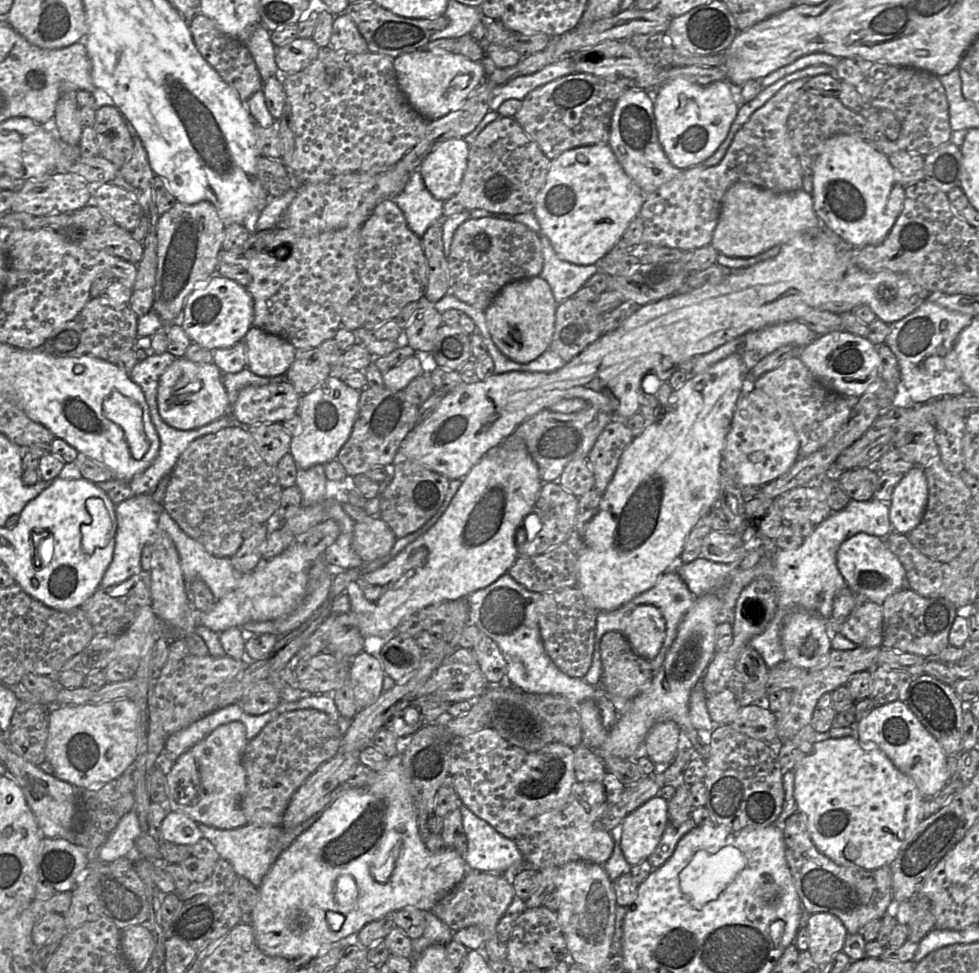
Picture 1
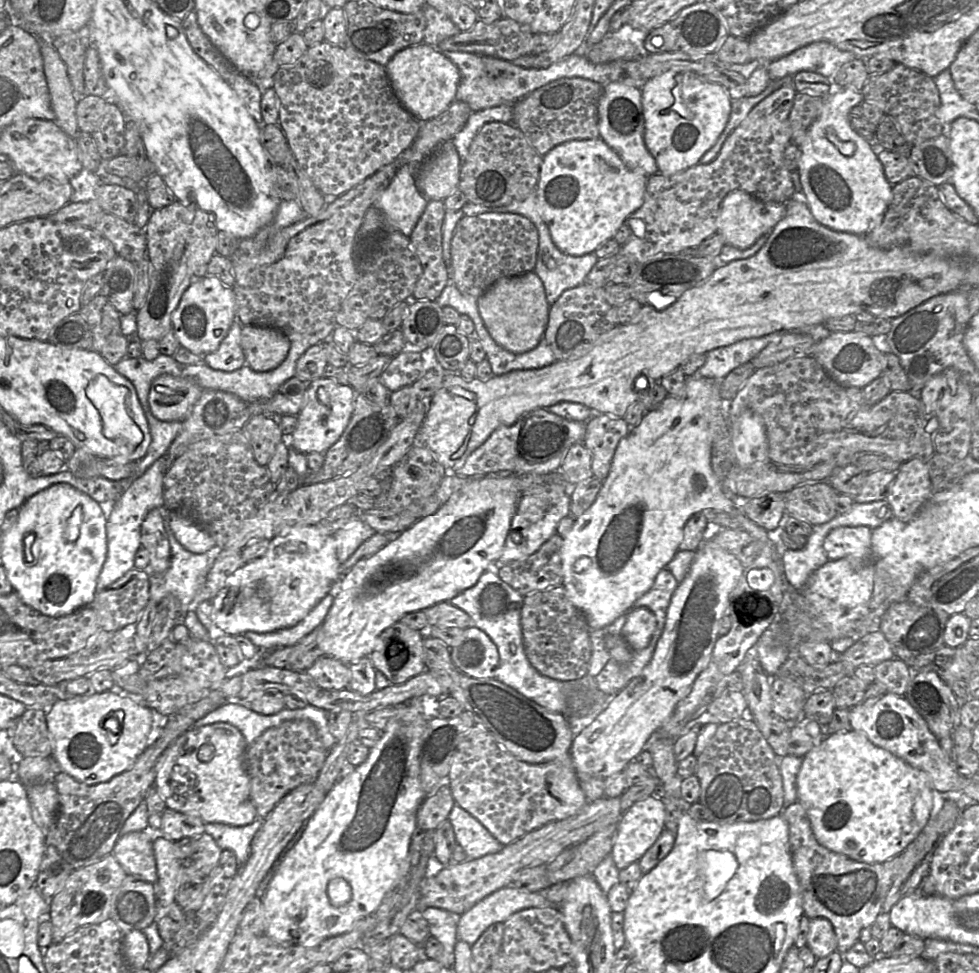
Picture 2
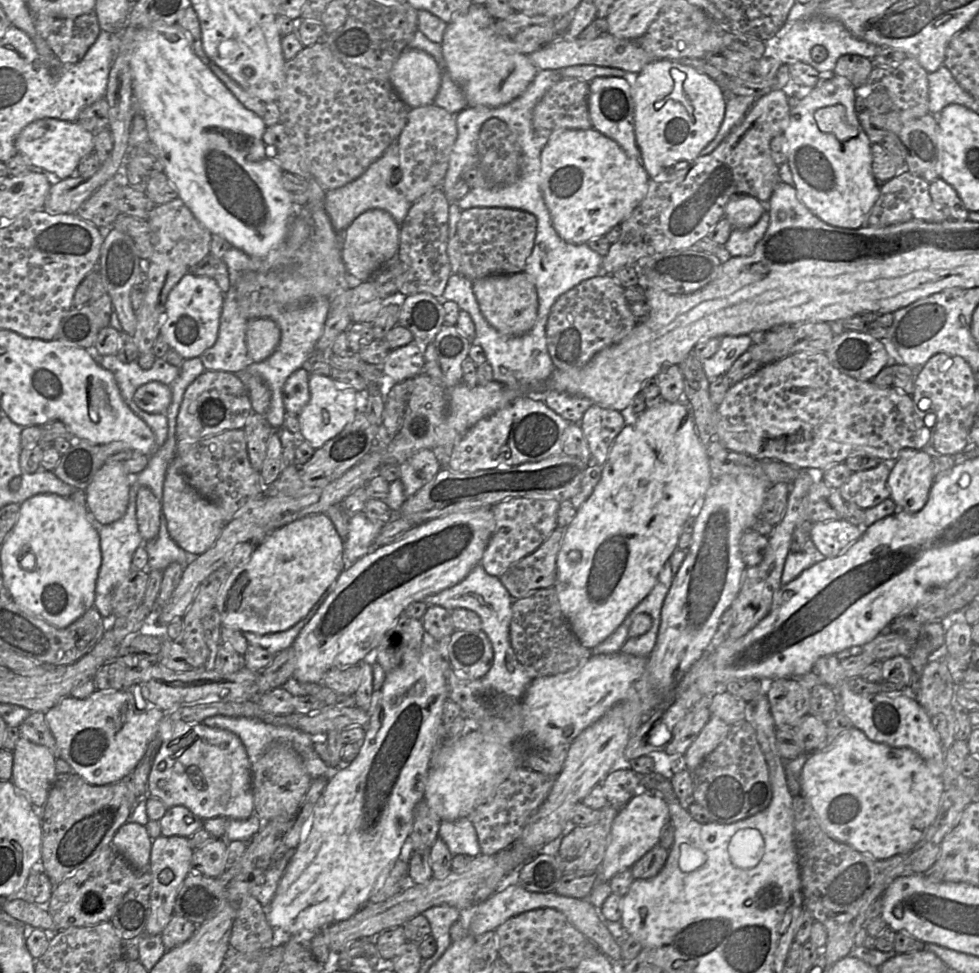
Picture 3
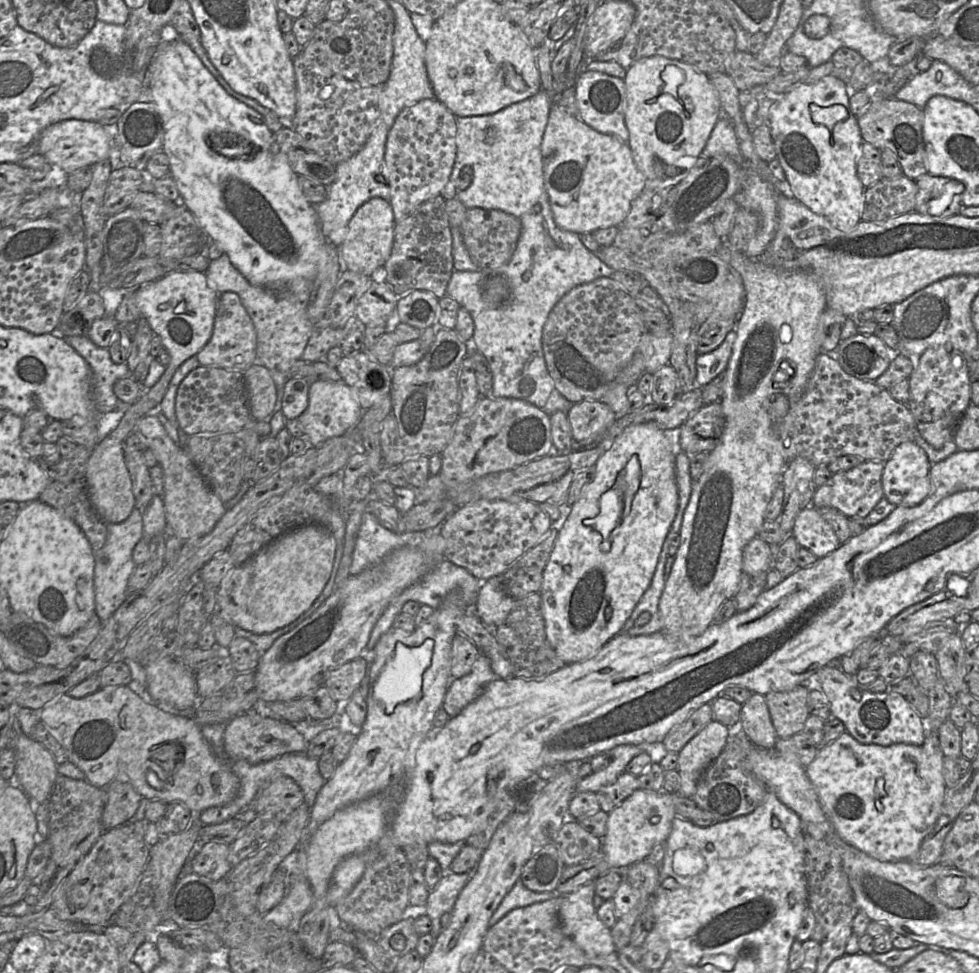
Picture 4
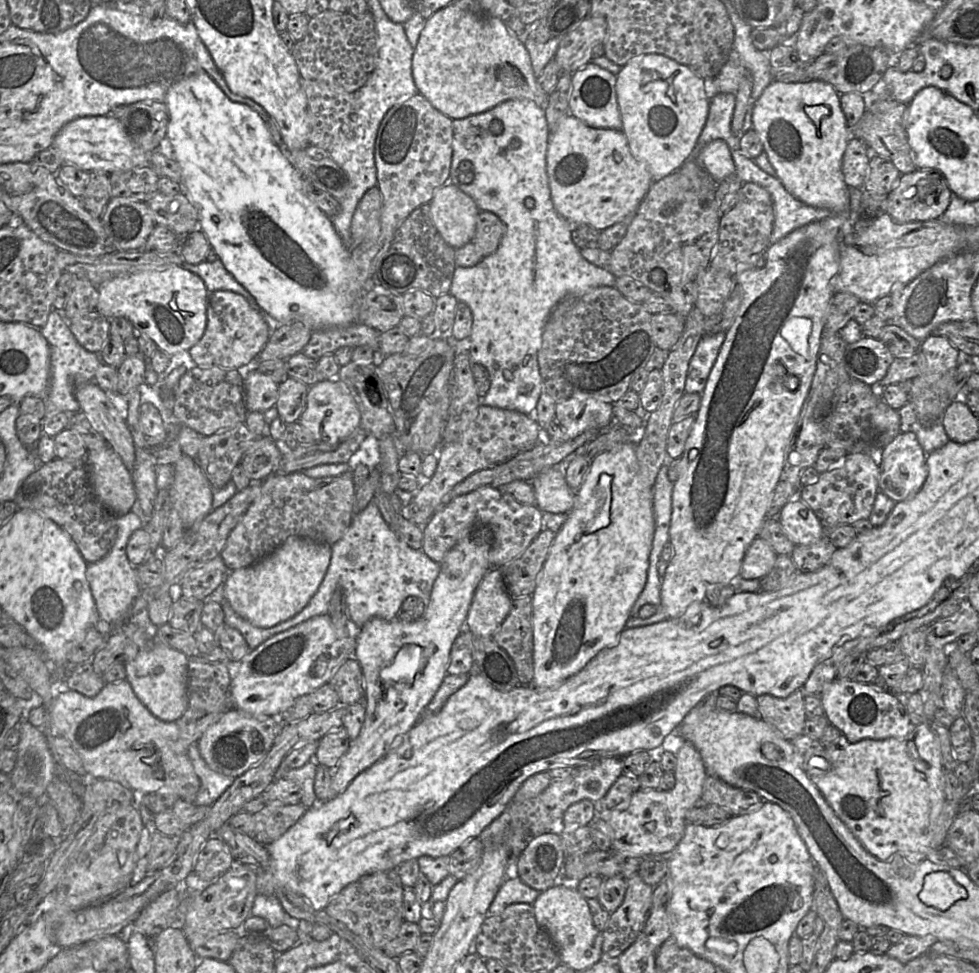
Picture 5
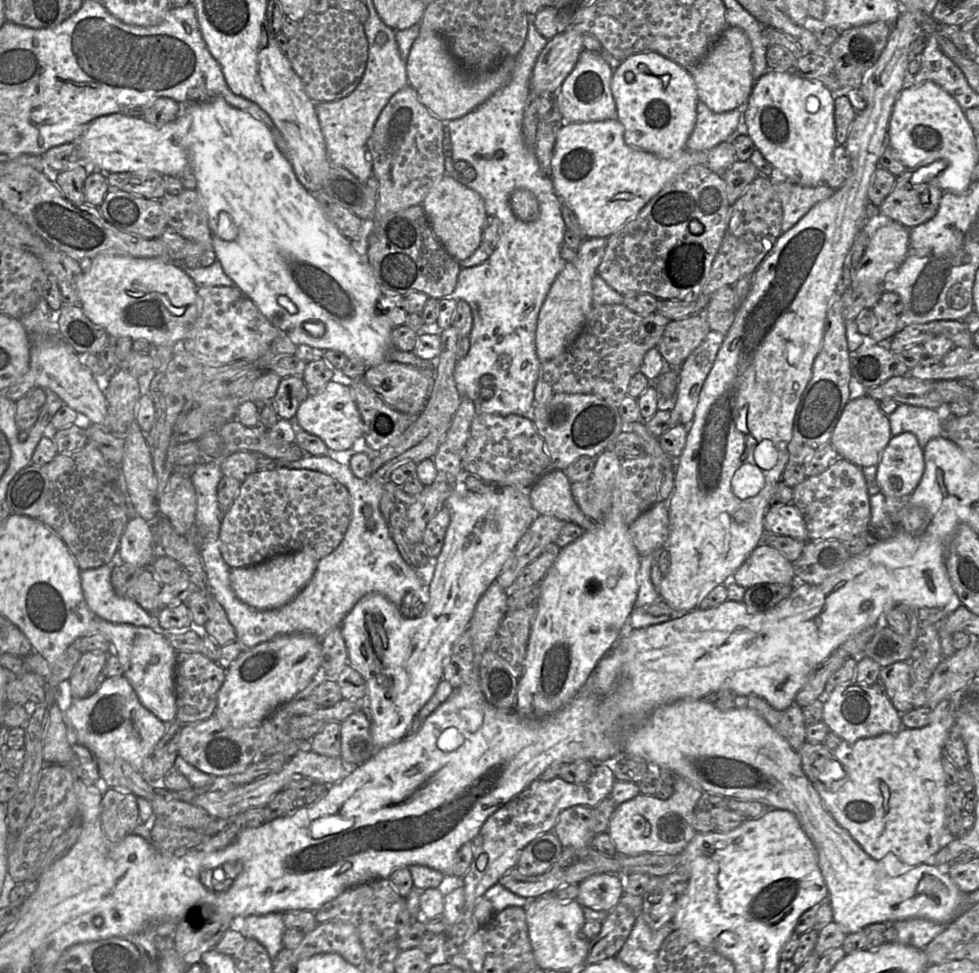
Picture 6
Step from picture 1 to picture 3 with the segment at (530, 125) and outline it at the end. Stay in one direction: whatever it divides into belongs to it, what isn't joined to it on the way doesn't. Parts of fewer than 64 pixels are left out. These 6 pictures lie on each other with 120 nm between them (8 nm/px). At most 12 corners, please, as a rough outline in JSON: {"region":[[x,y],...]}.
{"region":[[589,83],[553,85],[533,111],[544,139],[592,128]]}

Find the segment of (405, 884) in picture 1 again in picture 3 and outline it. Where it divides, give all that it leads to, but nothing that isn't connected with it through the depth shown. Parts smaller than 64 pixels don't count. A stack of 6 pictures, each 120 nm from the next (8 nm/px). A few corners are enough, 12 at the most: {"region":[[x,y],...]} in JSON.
{"region":[[439,643],[372,694],[270,905],[292,936],[349,919],[424,799],[448,699]]}

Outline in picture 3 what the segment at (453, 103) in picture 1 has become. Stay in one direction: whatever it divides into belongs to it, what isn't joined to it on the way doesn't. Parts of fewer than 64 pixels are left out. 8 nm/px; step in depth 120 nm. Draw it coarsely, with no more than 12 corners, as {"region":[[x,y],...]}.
{"region":[[405,49],[389,80],[409,107],[434,103],[441,71]]}

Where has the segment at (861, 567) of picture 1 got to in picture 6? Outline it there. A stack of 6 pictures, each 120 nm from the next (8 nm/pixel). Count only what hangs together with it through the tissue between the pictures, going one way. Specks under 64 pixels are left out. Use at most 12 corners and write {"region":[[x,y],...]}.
{"region":[[792,503],[771,504],[766,533],[808,542],[805,521]]}

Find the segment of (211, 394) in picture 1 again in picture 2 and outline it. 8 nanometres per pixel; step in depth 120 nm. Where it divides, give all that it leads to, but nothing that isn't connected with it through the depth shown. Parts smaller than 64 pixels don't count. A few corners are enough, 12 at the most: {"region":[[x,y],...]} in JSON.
{"region":[[163,374],[148,395],[161,421],[183,422],[203,390]]}

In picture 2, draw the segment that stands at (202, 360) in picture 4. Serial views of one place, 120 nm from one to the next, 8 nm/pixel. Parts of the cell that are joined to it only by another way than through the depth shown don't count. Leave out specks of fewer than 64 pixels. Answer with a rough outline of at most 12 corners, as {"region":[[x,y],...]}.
{"region":[[235,320],[218,349],[203,356],[215,370],[232,372],[246,363],[243,324]]}

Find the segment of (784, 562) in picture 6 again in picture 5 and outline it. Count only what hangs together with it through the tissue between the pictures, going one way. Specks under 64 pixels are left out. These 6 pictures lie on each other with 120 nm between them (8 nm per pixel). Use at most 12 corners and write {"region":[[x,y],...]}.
{"region":[[757,537],[745,554],[739,576],[761,580],[777,553]]}

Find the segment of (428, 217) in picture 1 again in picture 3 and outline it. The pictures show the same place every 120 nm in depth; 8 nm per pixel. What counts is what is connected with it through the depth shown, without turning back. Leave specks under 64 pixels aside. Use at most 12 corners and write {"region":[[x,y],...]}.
{"region":[[393,142],[357,179],[326,190],[336,232],[382,209],[400,226],[412,203],[391,186]]}

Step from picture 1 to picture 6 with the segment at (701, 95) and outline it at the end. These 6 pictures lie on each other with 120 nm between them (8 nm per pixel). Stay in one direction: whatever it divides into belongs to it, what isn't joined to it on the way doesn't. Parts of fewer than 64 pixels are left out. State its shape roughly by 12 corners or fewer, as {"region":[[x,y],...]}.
{"region":[[630,56],[611,92],[627,145],[686,148],[699,101],[689,71]]}

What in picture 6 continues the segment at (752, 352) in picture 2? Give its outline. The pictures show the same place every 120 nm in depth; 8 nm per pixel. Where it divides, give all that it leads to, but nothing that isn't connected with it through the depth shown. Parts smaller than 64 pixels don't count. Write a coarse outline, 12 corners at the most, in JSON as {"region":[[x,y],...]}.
{"region":[[710,330],[680,366],[674,410],[692,423],[725,335]]}

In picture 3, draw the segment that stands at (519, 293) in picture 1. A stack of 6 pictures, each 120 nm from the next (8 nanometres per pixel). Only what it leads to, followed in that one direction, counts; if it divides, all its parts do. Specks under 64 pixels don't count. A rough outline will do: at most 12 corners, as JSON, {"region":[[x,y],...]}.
{"region":[[525,272],[472,283],[486,321],[505,336],[534,326],[538,295]]}

